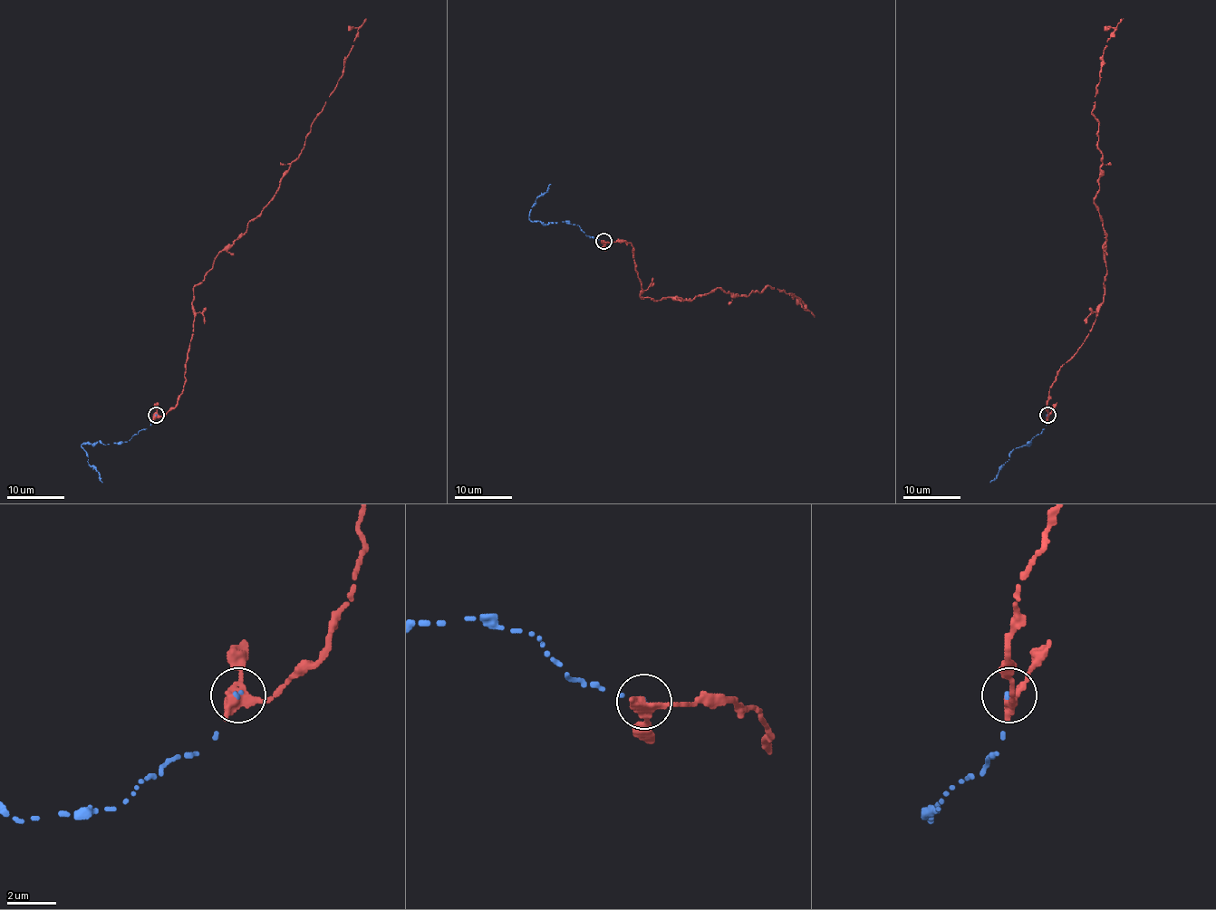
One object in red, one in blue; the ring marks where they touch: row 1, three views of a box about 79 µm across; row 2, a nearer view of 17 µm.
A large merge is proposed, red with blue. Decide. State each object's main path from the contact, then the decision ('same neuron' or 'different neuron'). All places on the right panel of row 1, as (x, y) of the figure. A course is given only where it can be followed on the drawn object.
red runs (1047, 416), (1060, 367), (1104, 299), (1105, 234), (1094, 198), (1103, 156), (1092, 112), (1101, 57), (1123, 18); blue runs (1047, 416), (1045, 428), (1028, 445), (1030, 441), (1013, 448), (1007, 462), (989, 482); different neuron

